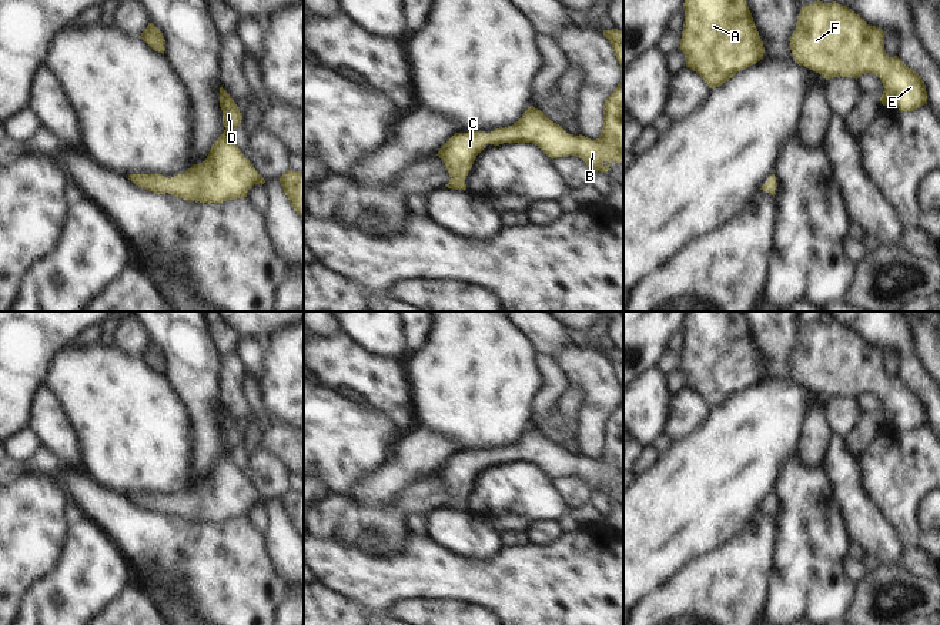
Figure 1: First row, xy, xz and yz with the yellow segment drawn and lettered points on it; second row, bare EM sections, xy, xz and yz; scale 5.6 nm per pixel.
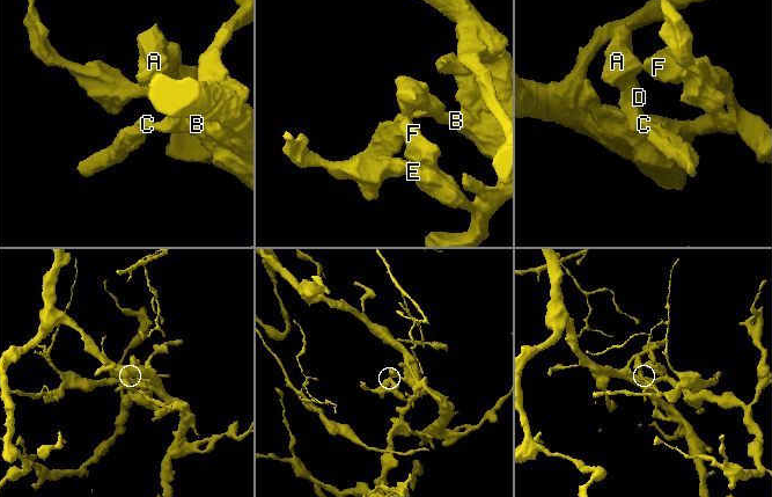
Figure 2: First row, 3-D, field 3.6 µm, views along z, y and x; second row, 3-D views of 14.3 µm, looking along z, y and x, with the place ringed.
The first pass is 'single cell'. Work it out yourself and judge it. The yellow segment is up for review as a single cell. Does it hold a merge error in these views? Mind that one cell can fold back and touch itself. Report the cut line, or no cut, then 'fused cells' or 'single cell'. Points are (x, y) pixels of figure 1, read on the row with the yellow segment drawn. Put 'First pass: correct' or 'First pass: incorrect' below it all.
no cut | single cell
First pass: correct

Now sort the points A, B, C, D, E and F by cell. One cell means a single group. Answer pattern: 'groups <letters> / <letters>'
groups A B C D E F

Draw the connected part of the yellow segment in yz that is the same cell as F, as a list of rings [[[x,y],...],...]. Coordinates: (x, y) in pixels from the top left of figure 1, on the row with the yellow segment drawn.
[[[817,0],[802,7],[790,50],[795,63],[826,80],[839,76],[857,80],[862,74],[876,74],[884,86],[883,106],[914,111],[927,104],[924,81],[897,56],[886,54],[884,34],[847,6]]]

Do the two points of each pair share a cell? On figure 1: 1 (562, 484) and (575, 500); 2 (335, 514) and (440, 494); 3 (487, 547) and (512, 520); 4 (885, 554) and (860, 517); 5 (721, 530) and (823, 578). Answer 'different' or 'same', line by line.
1: same
2: same
3: different
4: same
5: different

